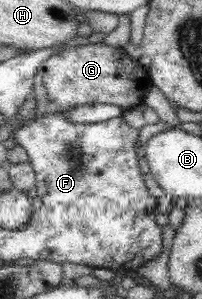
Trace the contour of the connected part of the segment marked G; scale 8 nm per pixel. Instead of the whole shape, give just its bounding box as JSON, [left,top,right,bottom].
[37,43,153,111]

